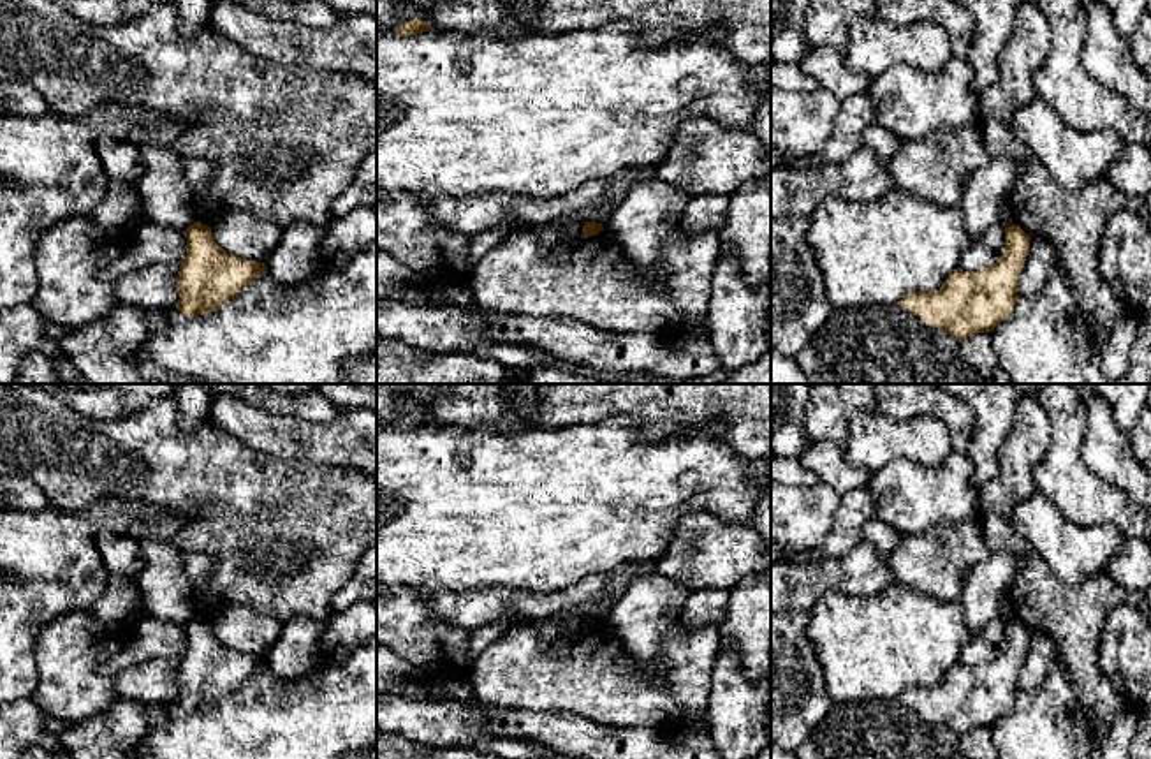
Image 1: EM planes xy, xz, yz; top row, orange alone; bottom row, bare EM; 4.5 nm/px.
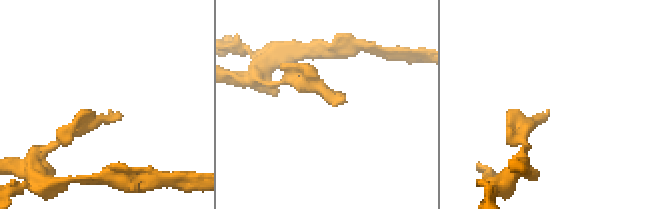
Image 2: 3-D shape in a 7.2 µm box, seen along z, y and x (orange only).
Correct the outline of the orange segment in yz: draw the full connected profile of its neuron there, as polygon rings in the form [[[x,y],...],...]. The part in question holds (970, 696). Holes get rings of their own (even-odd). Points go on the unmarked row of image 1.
[[[1008,618],[1005,646],[993,660],[977,666],[957,662],[942,683],[912,687],[898,699],[959,736],[975,727],[991,727],[1012,710],[1028,645],[1030,629]]]

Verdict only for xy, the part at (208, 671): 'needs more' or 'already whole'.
already whole

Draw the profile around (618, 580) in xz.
[[[632,562],[609,572],[609,593],[612,597],[612,604],[625,593],[630,579],[635,574],[649,572],[655,567],[656,562]]]

